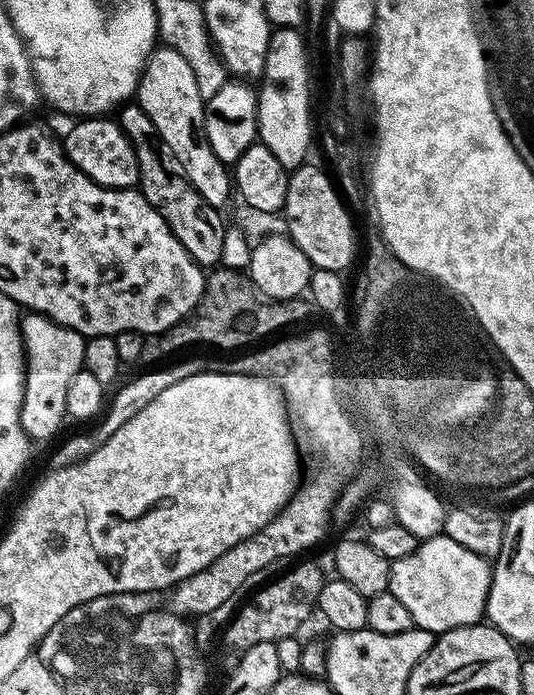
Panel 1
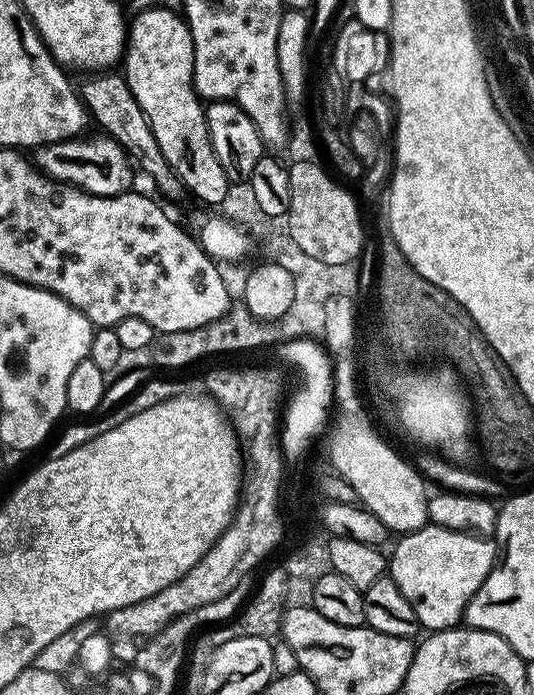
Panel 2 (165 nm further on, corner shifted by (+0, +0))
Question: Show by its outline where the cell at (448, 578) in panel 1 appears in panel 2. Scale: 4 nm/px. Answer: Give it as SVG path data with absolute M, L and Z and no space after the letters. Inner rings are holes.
M433 523L401 535L397 540L400 541L392 556L390 552L390 575L398 590L402 590L402 598L414 606L421 629L434 633L457 627L464 607L478 586L486 582L490 570L496 567L497 545L483 535L455 532Z

